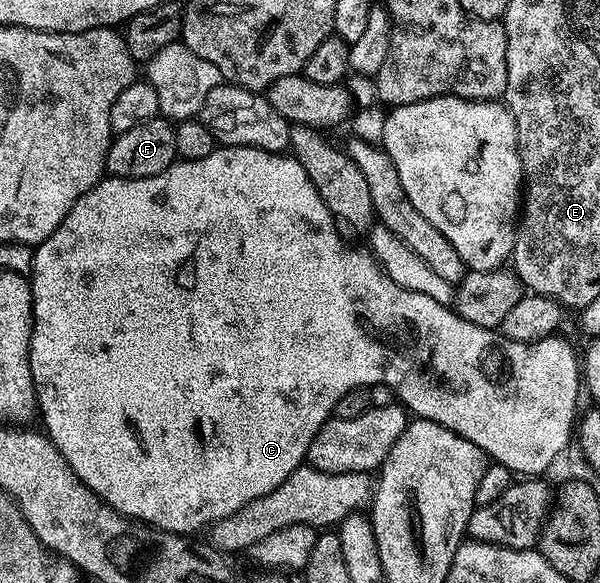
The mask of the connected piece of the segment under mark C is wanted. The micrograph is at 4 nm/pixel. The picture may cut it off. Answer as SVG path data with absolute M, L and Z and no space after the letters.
M220 145L206 157L180 159L154 177L138 177L137 179L105 177L94 185L94 189L82 193L82 197L78 197L78 201L74 201L70 213L66 213L66 217L62 217L62 225L58 225L58 229L54 229L54 233L50 233L50 237L46 237L46 241L42 241L35 248L32 256L32 270L30 272L32 336L30 337L28 356L30 357L30 373L36 390L38 415L41 420L44 418L45 428L43 427L43 430L52 444L60 450L62 457L66 457L70 469L74 469L76 476L103 503L108 503L115 511L128 516L130 519L135 519L149 527L159 527L161 531L173 531L175 535L191 536L196 533L192 531L200 531L203 527L204 530L211 528L212 524L218 522L222 517L230 517L230 513L242 509L242 505L278 489L278 485L282 485L282 481L286 481L286 477L290 477L290 473L298 470L307 460L310 441L314 441L321 425L326 420L333 418L338 401L342 401L345 393L350 393L350 389L358 389L359 387L372 389L375 388L375 383L385 383L397 395L393 396L415 418L429 419L462 437L466 437L466 441L474 441L474 445L478 445L489 460L506 465L517 476L543 476L544 470L550 465L550 461L568 448L574 439L572 422L575 421L576 423L578 419L578 416L576 417L576 402L580 399L580 391L582 395L582 365L578 360L578 355L572 352L572 347L566 340L551 337L536 340L533 343L523 343L522 341L505 338L499 330L470 325L470 321L463 319L452 307L434 301L434 297L426 297L426 293L414 293L410 289L402 289L402 285L394 285L394 281L390 281L387 273L380 268L380 264L376 262L376 258L373 257L371 251L363 246L360 246L361 248L347 247L340 240L336 227L338 228L338 223L332 210L322 201L318 189L314 189L314 181L310 181L310 177L306 177L306 169L302 169L299 161L291 154L263 151L257 147L225 147Z

